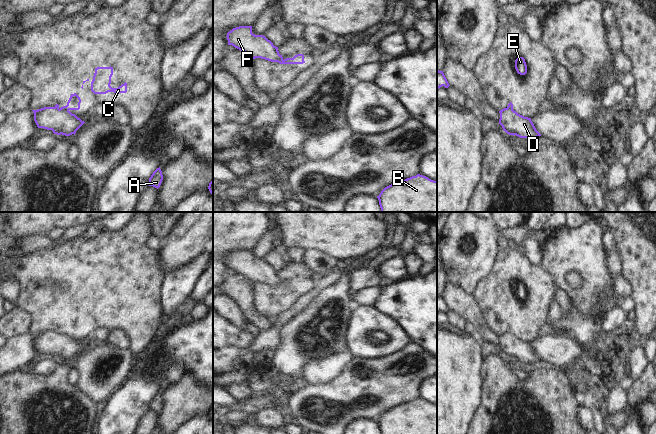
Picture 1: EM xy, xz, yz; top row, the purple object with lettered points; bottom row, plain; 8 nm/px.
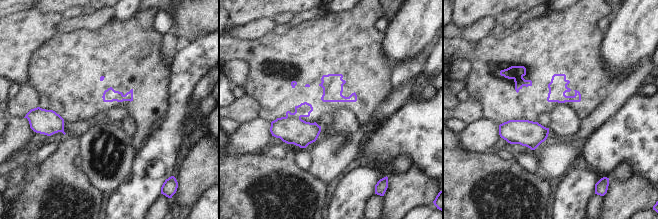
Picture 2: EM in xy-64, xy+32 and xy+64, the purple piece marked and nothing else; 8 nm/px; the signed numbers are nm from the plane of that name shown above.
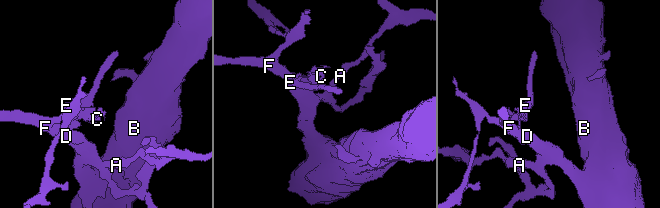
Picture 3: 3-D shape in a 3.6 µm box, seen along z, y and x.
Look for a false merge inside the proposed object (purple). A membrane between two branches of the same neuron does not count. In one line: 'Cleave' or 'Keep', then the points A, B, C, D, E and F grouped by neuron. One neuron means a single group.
Cleave. Groups: A B D F / C E

